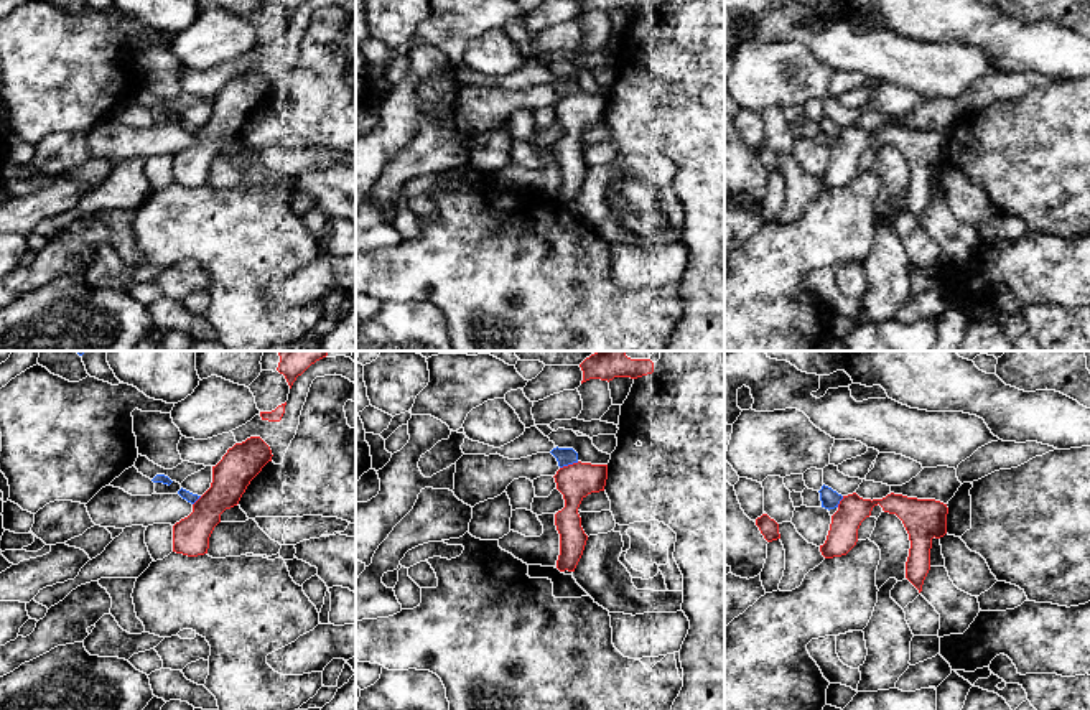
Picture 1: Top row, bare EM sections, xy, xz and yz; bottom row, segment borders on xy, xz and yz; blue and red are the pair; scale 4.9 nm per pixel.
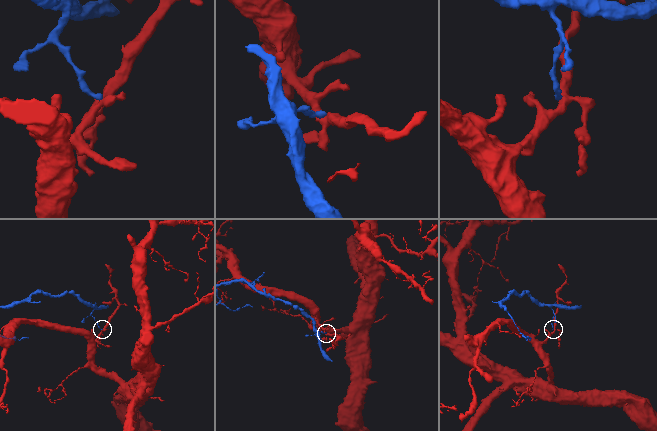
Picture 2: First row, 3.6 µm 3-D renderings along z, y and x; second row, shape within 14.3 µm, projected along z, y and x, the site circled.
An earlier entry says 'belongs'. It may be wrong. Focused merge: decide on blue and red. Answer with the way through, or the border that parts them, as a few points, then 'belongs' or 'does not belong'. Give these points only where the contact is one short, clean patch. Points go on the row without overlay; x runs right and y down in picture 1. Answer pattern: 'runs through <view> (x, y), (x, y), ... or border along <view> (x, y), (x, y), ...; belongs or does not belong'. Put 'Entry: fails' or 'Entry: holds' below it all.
border along xz (578, 93), (560, 99); does not belong
Entry: fails

